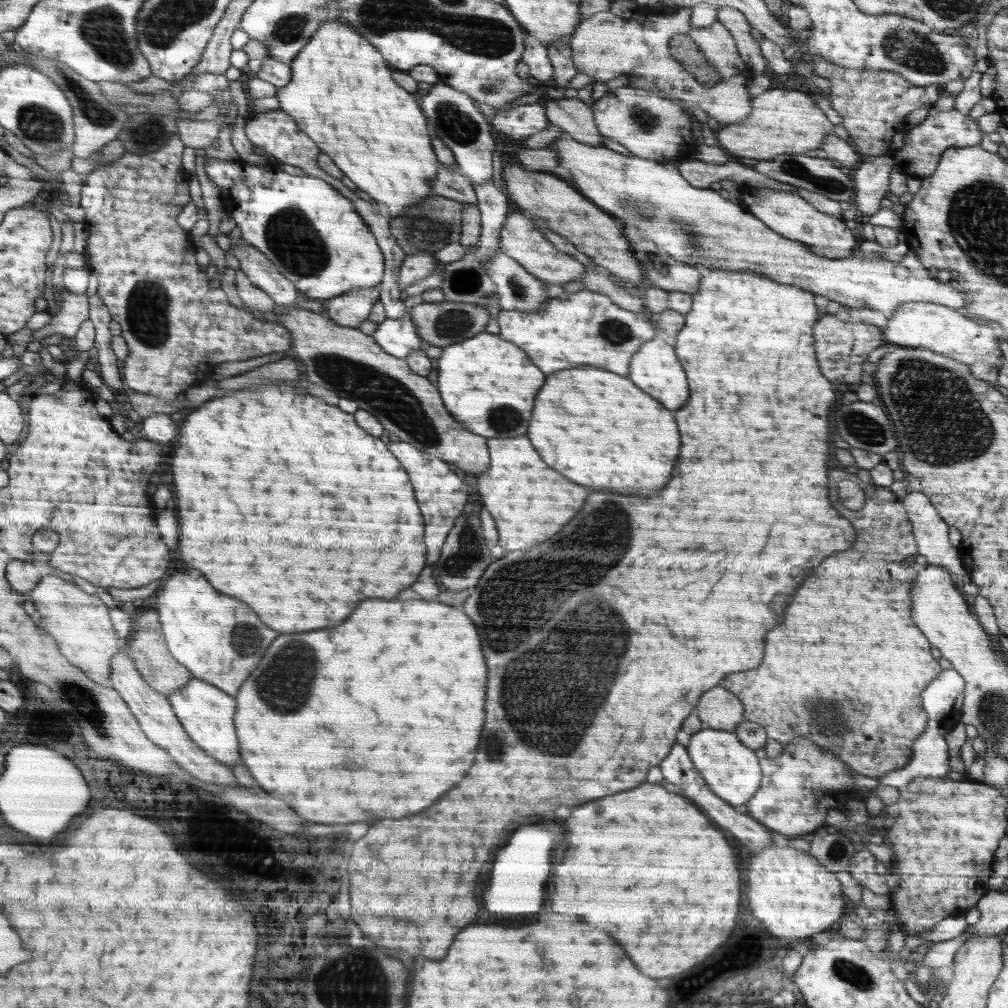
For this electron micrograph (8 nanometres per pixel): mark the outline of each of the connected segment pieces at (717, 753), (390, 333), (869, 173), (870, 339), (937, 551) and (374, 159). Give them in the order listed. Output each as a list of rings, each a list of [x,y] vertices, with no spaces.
[[[705,726],[700,732],[692,735],[686,748],[689,754],[692,752],[692,762],[706,786],[732,806],[746,804],[758,790],[760,780],[763,780],[763,772],[760,772],[761,766],[758,766],[758,758],[754,750],[740,744],[740,740],[732,732]]]
[[[407,322],[379,324],[372,336],[375,338],[375,344],[401,359],[405,359],[415,350],[425,350],[427,347],[426,342],[418,336],[414,324]]]
[[[891,151],[876,155],[872,160],[863,157],[851,177],[855,182],[855,198],[851,204],[865,220],[882,210],[883,200],[890,193],[891,172],[894,171],[894,156]]]
[[[826,314],[824,318],[820,318],[820,324],[814,324],[812,328],[814,332],[814,348],[816,348],[816,358],[818,358],[818,364],[820,364],[820,370],[822,370],[822,376],[832,380],[832,384],[836,384],[836,392],[839,392],[841,396],[845,392],[855,392],[863,382],[860,380],[862,376],[862,364],[868,360],[868,354],[872,350],[876,350],[878,346],[883,346],[884,338],[882,338],[882,330],[875,325],[860,323],[849,323],[839,320],[834,315]]]
[[[910,488],[907,495],[902,500],[902,504],[908,513],[908,518],[913,524],[913,535],[917,542],[918,552],[926,557],[927,564],[935,564],[943,567],[958,576],[958,581],[962,582],[963,577],[967,574],[963,567],[963,560],[959,557],[958,549],[950,544],[948,540],[948,530],[950,525],[938,514],[934,505],[923,492],[916,492]]]
[[[333,18],[332,22],[327,20],[319,26],[316,36],[311,36],[307,46],[289,65],[290,82],[278,88],[275,94],[280,109],[296,121],[298,128],[306,132],[322,152],[334,156],[332,162],[342,172],[346,172],[346,176],[358,188],[370,194],[370,198],[376,202],[386,204],[392,218],[428,199],[431,195],[430,180],[436,178],[439,166],[435,149],[430,146],[430,136],[426,132],[427,116],[424,116],[425,112],[420,110],[420,104],[410,92],[392,82],[388,64],[372,44],[368,44],[350,26]]]

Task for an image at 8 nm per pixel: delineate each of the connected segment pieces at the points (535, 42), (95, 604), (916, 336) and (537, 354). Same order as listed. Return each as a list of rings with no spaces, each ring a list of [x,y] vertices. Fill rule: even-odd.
[[[526,36],[526,48],[524,48],[524,60],[530,69],[530,76],[542,85],[552,83],[554,67],[550,62],[547,47],[535,36]]]
[[[44,572],[42,582],[33,590],[34,604],[38,607],[38,615],[42,617],[41,626],[47,629],[52,636],[56,637],[63,653],[80,668],[83,668],[92,680],[107,685],[110,683],[110,672],[112,672],[112,662],[115,656],[128,647],[129,640],[120,638],[116,632],[116,626],[110,617],[110,608],[98,597],[98,594],[88,594],[76,583],[63,580],[56,575]]]
[[[908,302],[899,306],[894,314],[888,318],[888,327],[884,329],[884,336],[890,344],[899,346],[924,346],[932,352],[961,361],[962,364],[971,365],[977,360],[986,360],[990,366],[998,367],[1003,356],[994,326],[978,324],[976,318],[970,320],[955,309],[933,302]]]
[[[582,289],[578,293],[564,293],[550,298],[539,312],[502,311],[498,315],[500,336],[520,344],[544,372],[554,374],[564,368],[576,368],[582,364],[612,368],[620,376],[628,376],[631,359],[639,348],[652,340],[654,326],[639,313],[618,305],[604,293]]]

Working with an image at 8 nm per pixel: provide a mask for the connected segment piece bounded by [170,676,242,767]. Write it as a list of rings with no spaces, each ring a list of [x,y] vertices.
[[[195,676],[186,688],[172,694],[170,700],[190,736],[205,752],[231,767],[240,764],[240,737],[235,721],[239,700],[235,696]]]

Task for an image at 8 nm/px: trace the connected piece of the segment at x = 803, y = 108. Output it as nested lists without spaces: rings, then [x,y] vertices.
[[[802,87],[773,88],[752,100],[752,116],[740,124],[720,128],[718,142],[738,156],[754,160],[770,160],[784,153],[805,153],[824,144],[827,134],[832,133],[832,122],[810,100],[810,93]]]

